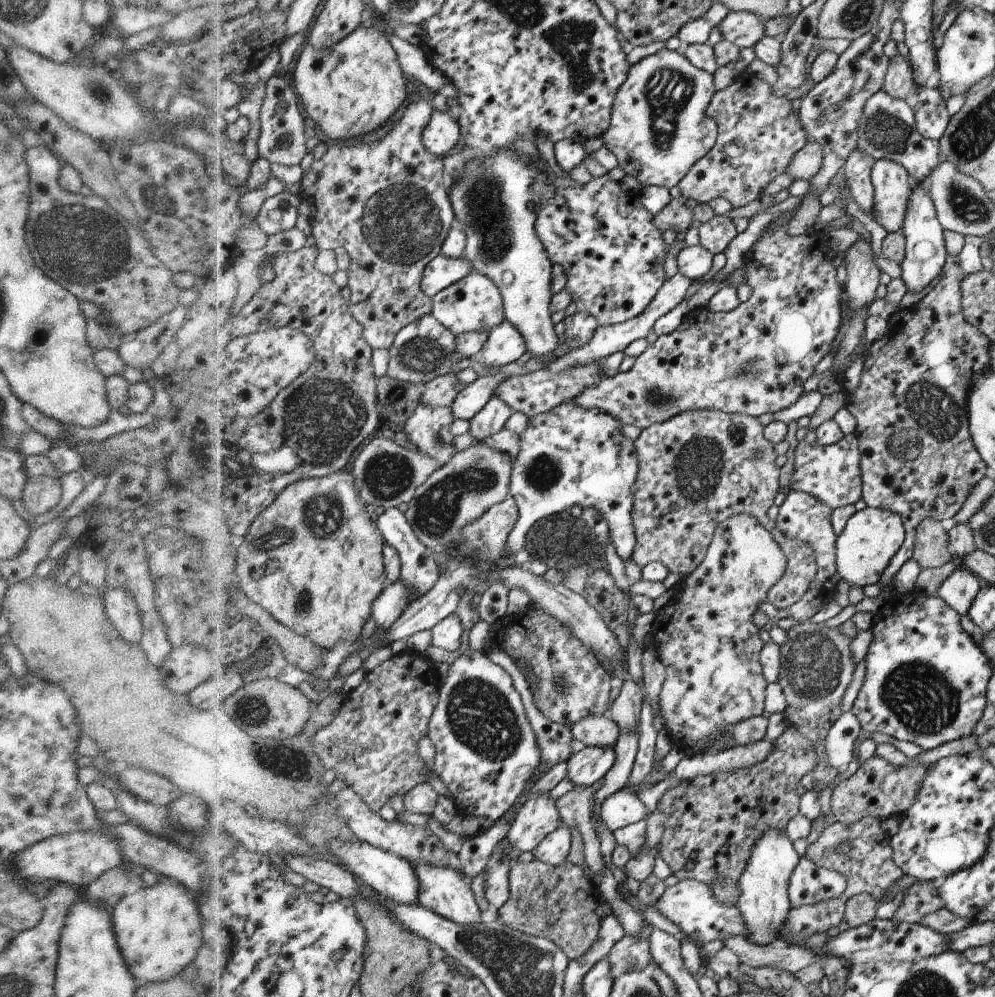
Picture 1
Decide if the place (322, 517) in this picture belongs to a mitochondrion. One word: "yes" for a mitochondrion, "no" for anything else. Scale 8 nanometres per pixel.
yes

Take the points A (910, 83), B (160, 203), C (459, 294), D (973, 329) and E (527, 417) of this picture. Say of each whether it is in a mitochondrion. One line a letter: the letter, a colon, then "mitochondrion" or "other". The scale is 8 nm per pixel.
A: other
B: mitochondrion
C: other
D: other
E: other

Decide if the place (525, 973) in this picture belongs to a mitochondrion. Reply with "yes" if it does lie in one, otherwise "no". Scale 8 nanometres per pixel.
yes

